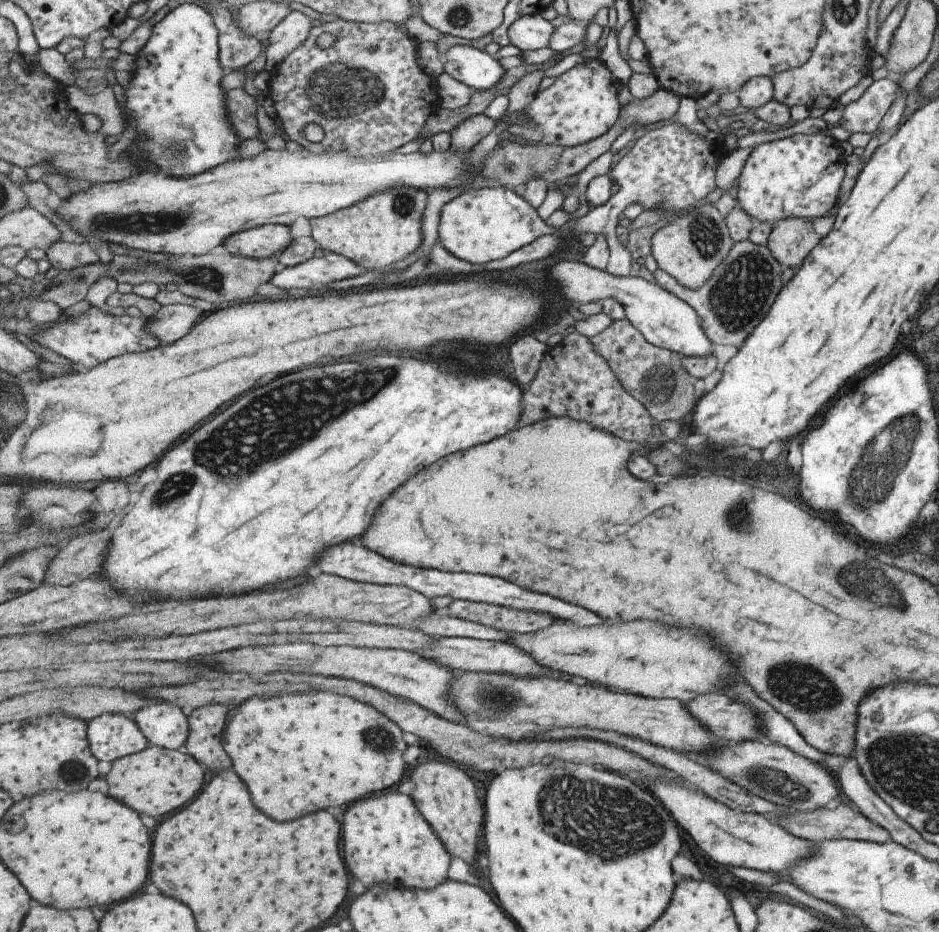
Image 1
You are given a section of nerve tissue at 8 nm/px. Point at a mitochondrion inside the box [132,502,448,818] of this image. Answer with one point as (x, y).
(379, 740)

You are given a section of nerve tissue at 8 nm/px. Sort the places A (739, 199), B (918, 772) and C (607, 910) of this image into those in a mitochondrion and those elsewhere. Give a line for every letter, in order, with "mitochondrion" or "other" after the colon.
A: other
B: mitochondrion
C: other

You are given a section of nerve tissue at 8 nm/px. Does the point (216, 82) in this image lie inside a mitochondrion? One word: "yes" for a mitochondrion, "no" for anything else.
no

